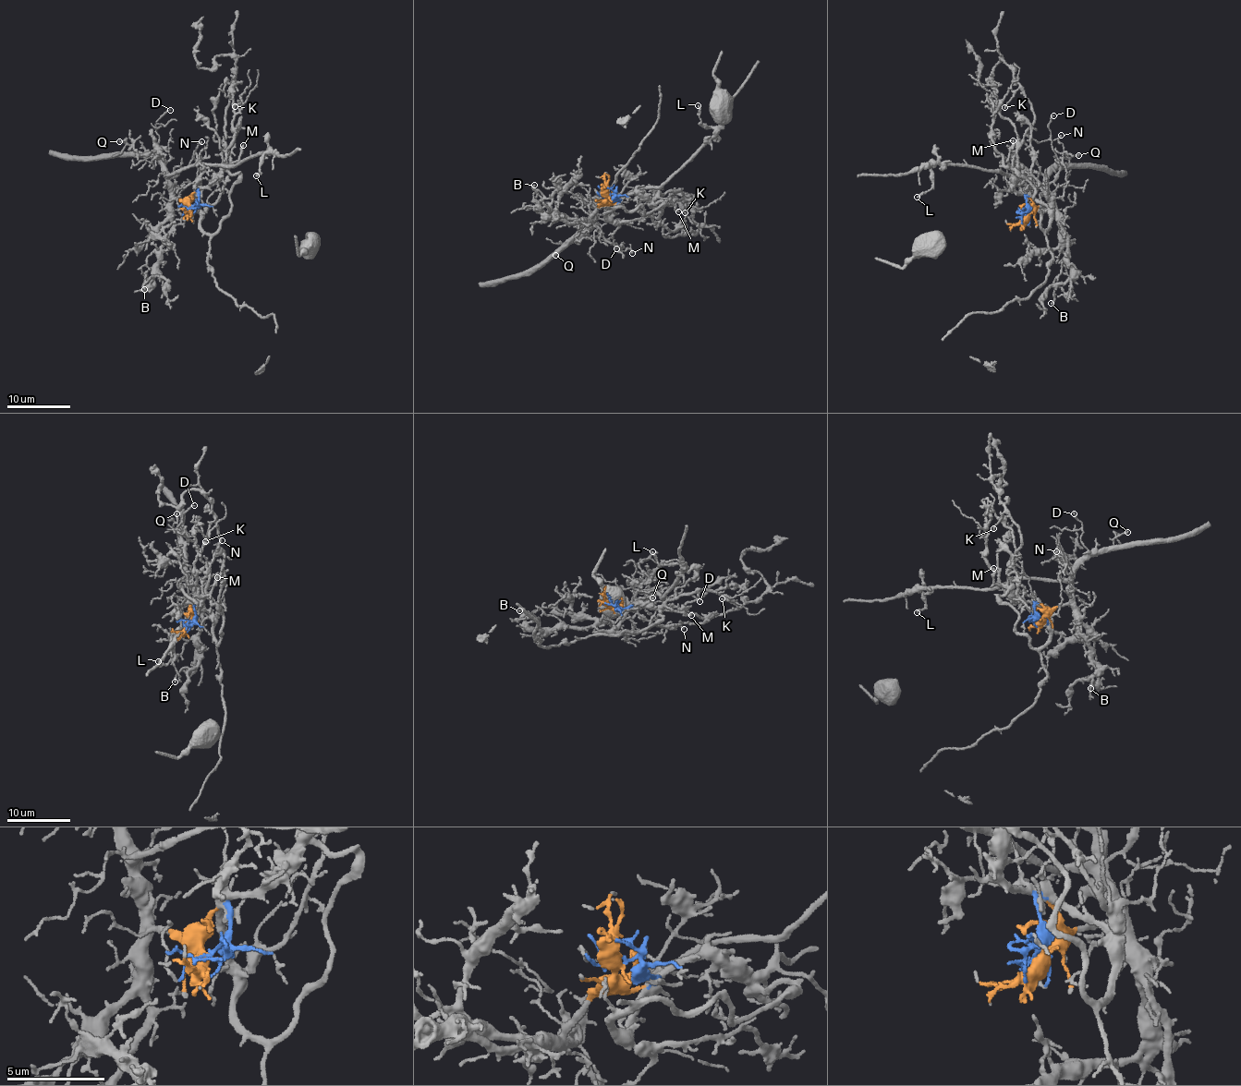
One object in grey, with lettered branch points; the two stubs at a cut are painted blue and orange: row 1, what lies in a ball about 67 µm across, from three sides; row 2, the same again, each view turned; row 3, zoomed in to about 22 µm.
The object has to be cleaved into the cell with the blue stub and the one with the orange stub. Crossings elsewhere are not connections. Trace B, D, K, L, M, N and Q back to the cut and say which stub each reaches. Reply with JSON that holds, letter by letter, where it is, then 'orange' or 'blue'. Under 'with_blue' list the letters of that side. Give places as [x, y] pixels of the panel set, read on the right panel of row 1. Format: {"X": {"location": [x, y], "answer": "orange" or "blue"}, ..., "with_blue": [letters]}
{"B": {"location": [1051, 303], "answer": "orange"}, "D": {"location": [1053, 115], "answer": "orange"}, "K": {"location": [1004, 107], "answer": "blue"}, "L": {"location": [917, 197], "answer": "orange"}, "M": {"location": [1013, 140], "answer": "blue"}, "N": {"location": [1061, 135], "answer": "orange"}, "Q": {"location": [1078, 155], "answer": "orange"}, "with_blue": ["K", "M"]}

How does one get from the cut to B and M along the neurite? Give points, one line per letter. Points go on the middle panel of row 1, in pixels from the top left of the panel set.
B: (609, 193), (590, 217), (572, 222), (542, 210), (533, 195), (536, 192), (534, 185)
M: (609, 193), (620, 201), (634, 194), (665, 198), (678, 211)

